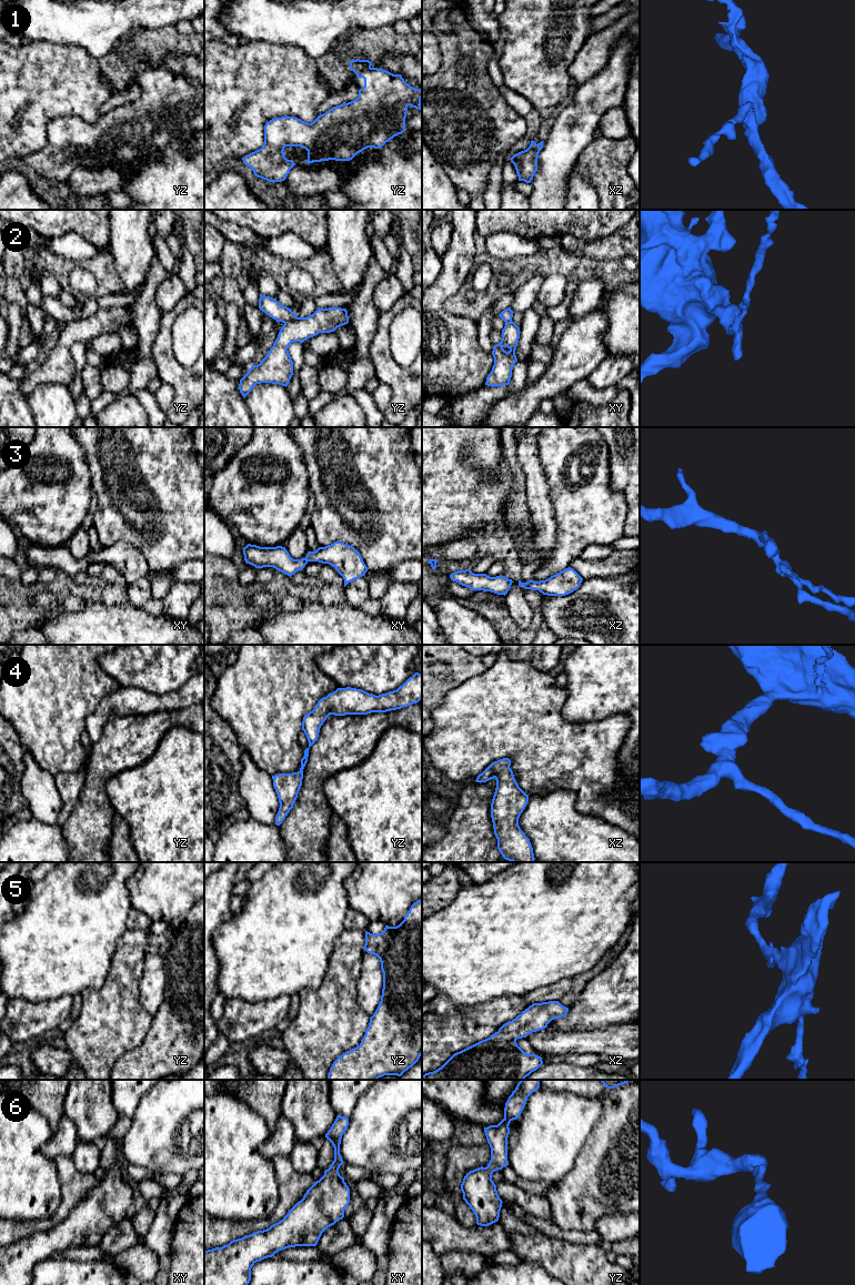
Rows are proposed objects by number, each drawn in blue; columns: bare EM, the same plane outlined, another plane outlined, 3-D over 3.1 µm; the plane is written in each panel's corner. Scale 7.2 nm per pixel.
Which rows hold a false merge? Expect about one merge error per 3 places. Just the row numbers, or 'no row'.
1, 2

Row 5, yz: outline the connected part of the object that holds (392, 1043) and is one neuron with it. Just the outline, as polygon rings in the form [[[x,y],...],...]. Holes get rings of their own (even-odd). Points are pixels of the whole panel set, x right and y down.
[[[422,899],[414,902],[396,927],[385,925],[379,934],[365,931],[364,950],[380,959],[383,972],[381,1001],[361,1043],[343,1053],[332,1064],[328,1080],[378,1080],[384,1075],[401,1076],[422,1055]]]

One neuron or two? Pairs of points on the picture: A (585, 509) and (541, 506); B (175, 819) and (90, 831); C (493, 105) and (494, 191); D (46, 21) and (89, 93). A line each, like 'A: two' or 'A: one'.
A: two
B: two
C: two
D: two

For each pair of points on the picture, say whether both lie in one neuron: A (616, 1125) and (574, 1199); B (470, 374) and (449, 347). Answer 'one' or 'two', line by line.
A: one
B: one

